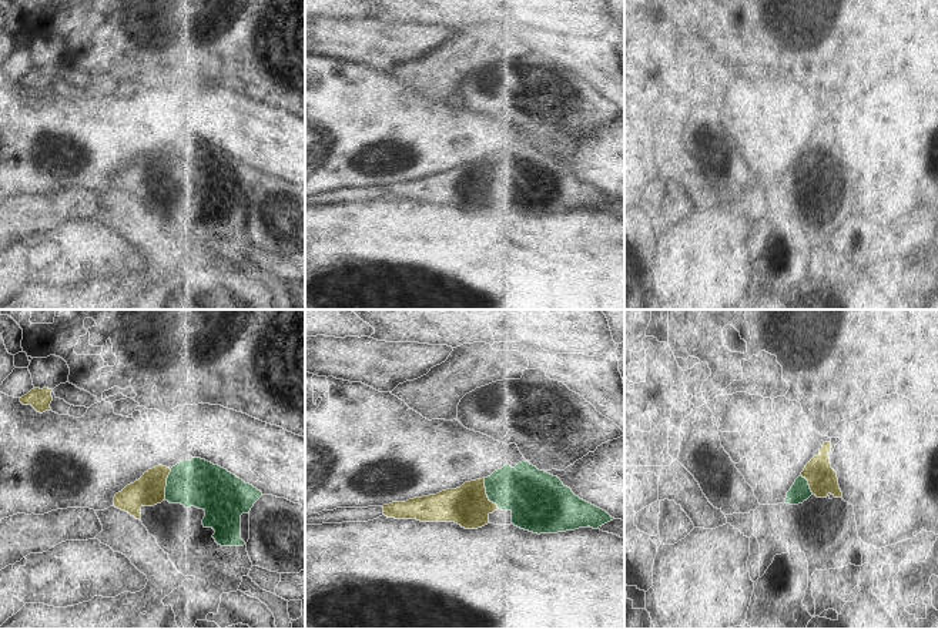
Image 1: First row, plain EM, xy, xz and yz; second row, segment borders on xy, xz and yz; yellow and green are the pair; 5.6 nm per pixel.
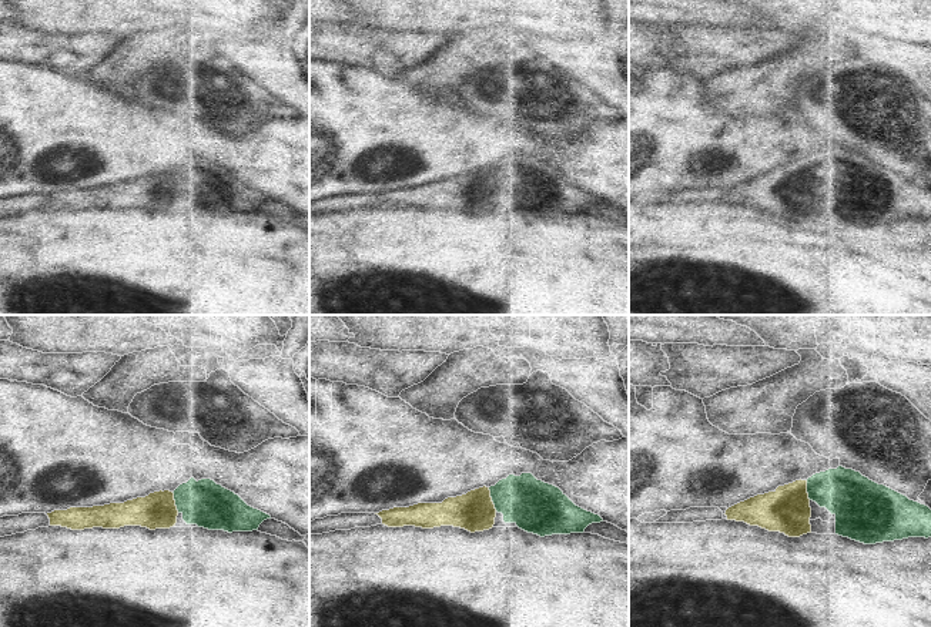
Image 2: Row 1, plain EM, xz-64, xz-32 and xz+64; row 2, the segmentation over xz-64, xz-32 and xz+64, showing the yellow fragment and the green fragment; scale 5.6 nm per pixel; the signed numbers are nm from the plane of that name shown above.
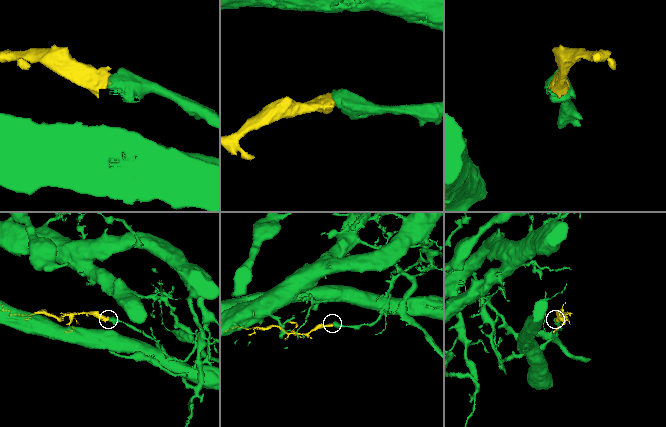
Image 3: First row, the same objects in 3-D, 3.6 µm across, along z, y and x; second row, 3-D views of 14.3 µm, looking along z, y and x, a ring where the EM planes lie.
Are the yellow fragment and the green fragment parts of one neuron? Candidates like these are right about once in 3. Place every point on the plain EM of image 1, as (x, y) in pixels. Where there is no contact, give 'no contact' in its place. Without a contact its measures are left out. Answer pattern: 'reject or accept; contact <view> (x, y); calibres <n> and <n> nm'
accept; contact xz (485, 174); calibres 240 and 280 nm

